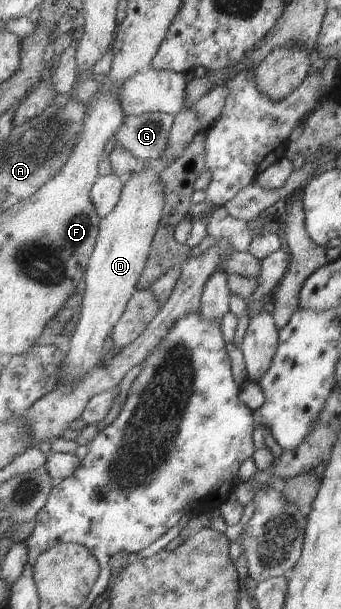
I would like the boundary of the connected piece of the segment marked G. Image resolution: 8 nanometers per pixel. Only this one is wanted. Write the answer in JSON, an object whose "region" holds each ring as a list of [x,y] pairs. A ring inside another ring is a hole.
{"region":[[[146,113],[140,116],[125,116],[125,121],[115,134],[117,144],[128,148],[139,160],[162,158],[170,131],[175,123],[172,113]]]}

